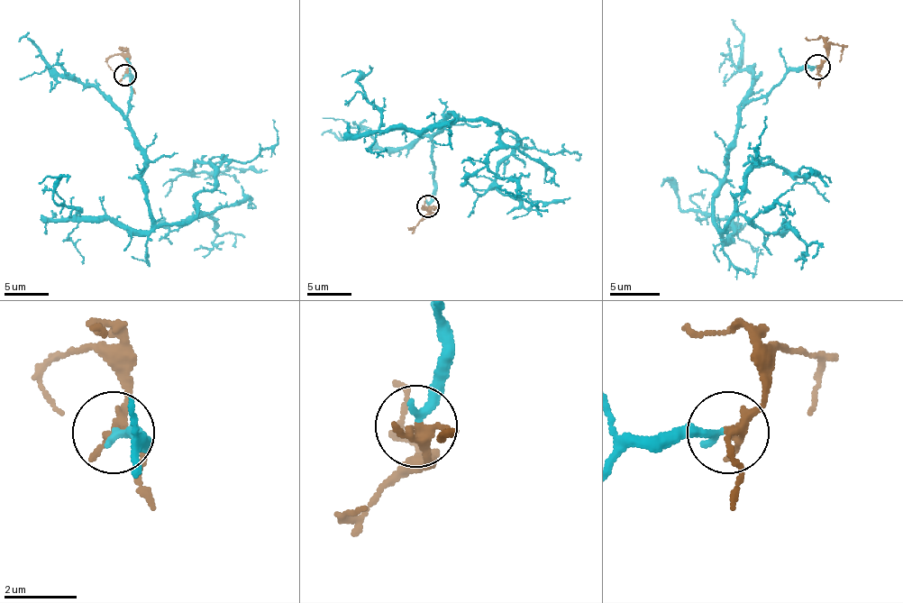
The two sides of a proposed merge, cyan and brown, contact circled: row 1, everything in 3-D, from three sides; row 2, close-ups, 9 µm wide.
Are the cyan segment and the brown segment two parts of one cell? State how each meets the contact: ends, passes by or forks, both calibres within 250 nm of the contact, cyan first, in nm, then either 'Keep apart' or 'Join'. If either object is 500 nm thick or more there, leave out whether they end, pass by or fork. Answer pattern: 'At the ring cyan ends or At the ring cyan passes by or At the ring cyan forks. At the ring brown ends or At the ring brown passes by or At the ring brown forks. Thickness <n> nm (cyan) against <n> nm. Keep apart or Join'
At the ring cyan ends. At the ring brown passes by. Thickness 240 nm (cyan) against 240 nm. Join

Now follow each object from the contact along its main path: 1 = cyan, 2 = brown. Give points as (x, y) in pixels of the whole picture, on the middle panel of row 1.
1: (427, 205), (429, 137), (450, 113), (516, 135), (497, 187), (525, 206), (570, 198)
2: (427, 206), (432, 215), (414, 229), (409, 229), (415, 227)

